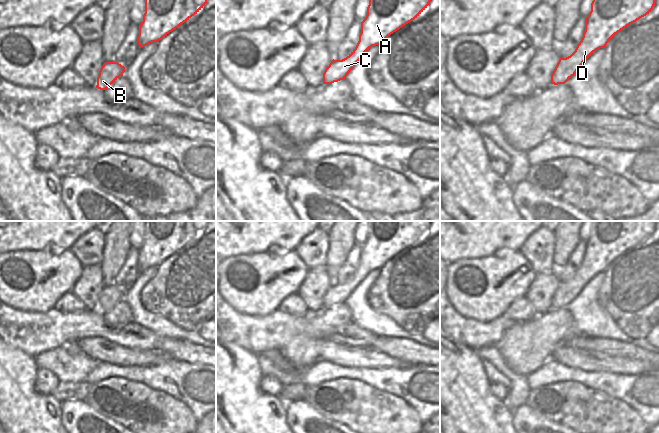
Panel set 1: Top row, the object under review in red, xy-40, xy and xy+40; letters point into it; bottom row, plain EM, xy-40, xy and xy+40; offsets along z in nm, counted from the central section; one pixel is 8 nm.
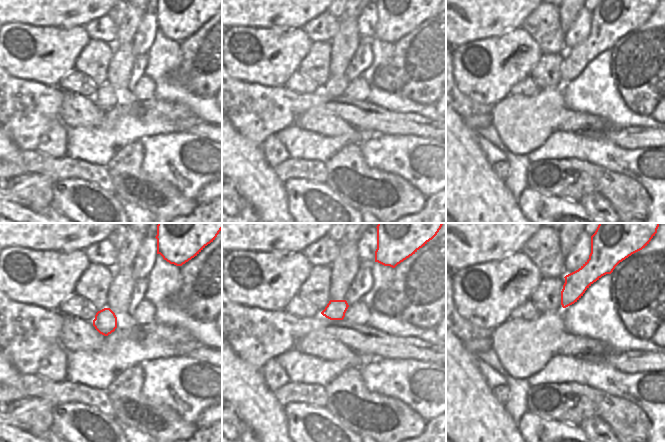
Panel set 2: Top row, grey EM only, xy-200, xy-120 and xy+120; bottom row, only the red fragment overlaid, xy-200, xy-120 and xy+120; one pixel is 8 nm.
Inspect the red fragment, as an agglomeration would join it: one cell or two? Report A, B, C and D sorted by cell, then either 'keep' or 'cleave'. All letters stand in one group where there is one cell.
A B C D | keep

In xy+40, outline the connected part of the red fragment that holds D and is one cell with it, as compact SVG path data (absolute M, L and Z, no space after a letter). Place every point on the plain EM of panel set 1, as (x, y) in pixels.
M593 221L583 261L570 280L559 283L551 299L551 308L565 308L596 274L605 272L618 256L649 238L654 229L655 221Z

